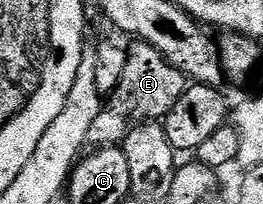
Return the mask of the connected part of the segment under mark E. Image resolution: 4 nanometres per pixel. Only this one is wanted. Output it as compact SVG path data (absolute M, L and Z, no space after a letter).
M139 42L129 43L126 51L128 61L126 70L122 70L122 82L112 95L107 97L106 103L101 107L98 119L94 126L90 126L88 144L93 149L111 148L119 145L126 138L126 134L138 124L145 122L160 122L174 110L178 98L190 87L190 81L183 72L178 71L154 46Z

